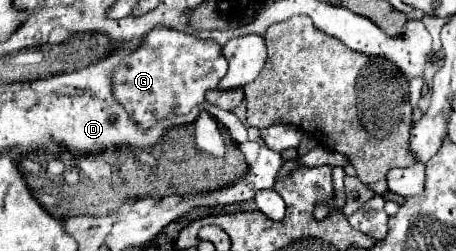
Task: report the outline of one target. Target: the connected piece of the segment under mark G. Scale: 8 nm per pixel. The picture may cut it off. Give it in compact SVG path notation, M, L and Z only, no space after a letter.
M158 24L150 28L142 44L112 70L112 94L120 106L128 110L132 122L138 124L140 130L148 130L166 116L188 114L194 106L204 102L206 92L218 86L226 70L228 62L218 42L200 40Z

